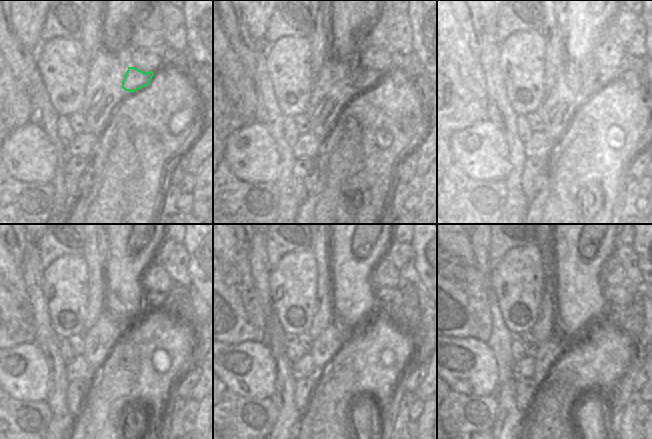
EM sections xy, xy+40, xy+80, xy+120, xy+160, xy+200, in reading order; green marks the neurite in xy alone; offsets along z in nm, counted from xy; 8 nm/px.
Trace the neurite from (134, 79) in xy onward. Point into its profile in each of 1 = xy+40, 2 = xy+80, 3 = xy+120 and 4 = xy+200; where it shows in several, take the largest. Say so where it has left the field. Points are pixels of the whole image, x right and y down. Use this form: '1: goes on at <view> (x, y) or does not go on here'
1: goes on at xy+40 (362, 79)
2: goes on at xy+80 (603, 75)
3: goes on at xy+120 (156, 298)
4: goes on at xy+200 (616, 295)

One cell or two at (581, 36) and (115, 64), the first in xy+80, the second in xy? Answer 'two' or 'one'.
two

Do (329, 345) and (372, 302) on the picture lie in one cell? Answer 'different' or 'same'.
different

